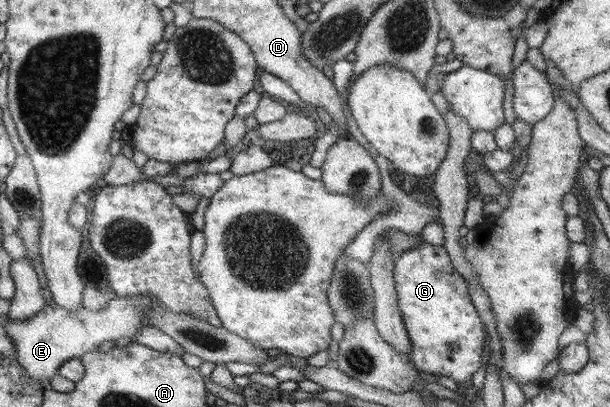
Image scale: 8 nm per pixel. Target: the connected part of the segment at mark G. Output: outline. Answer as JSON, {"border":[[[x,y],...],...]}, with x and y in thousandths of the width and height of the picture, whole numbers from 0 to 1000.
{"border":[[[692,595],[646,641],[651,740],[677,855],[680,904],[734,924],[751,943],[770,934],[790,904],[793,796],[772,740],[770,705],[741,654],[731,607]]]}

